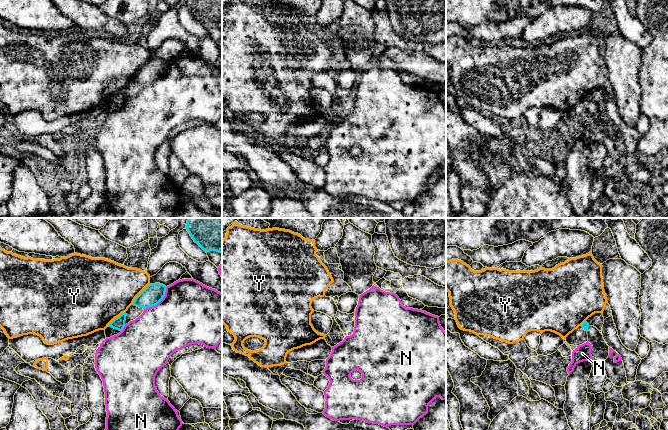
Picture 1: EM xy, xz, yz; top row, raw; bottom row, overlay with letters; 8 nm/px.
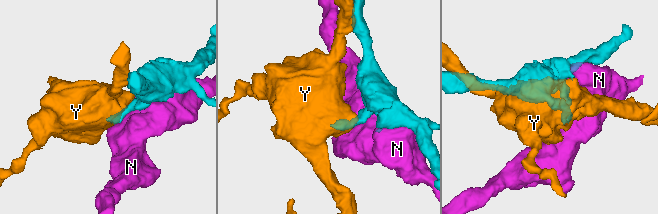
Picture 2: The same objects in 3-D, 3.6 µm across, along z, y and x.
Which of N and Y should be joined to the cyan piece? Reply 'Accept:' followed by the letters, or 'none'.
Accept: none

